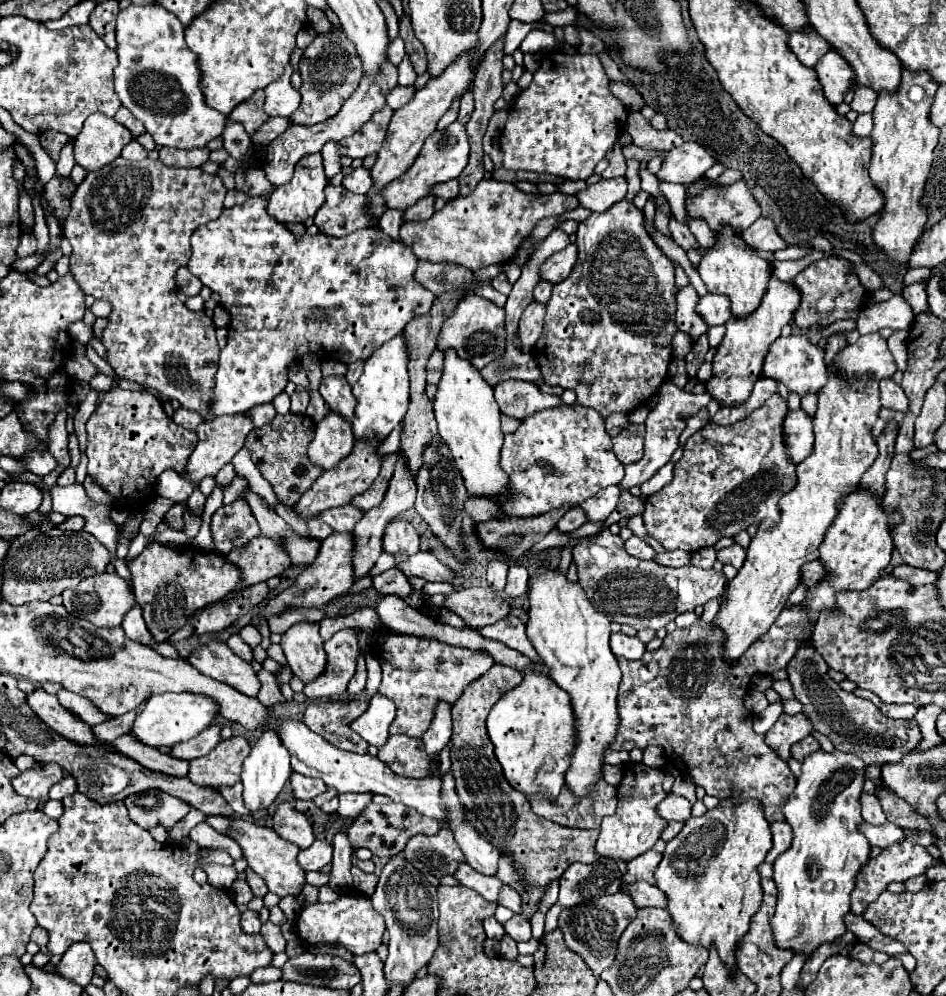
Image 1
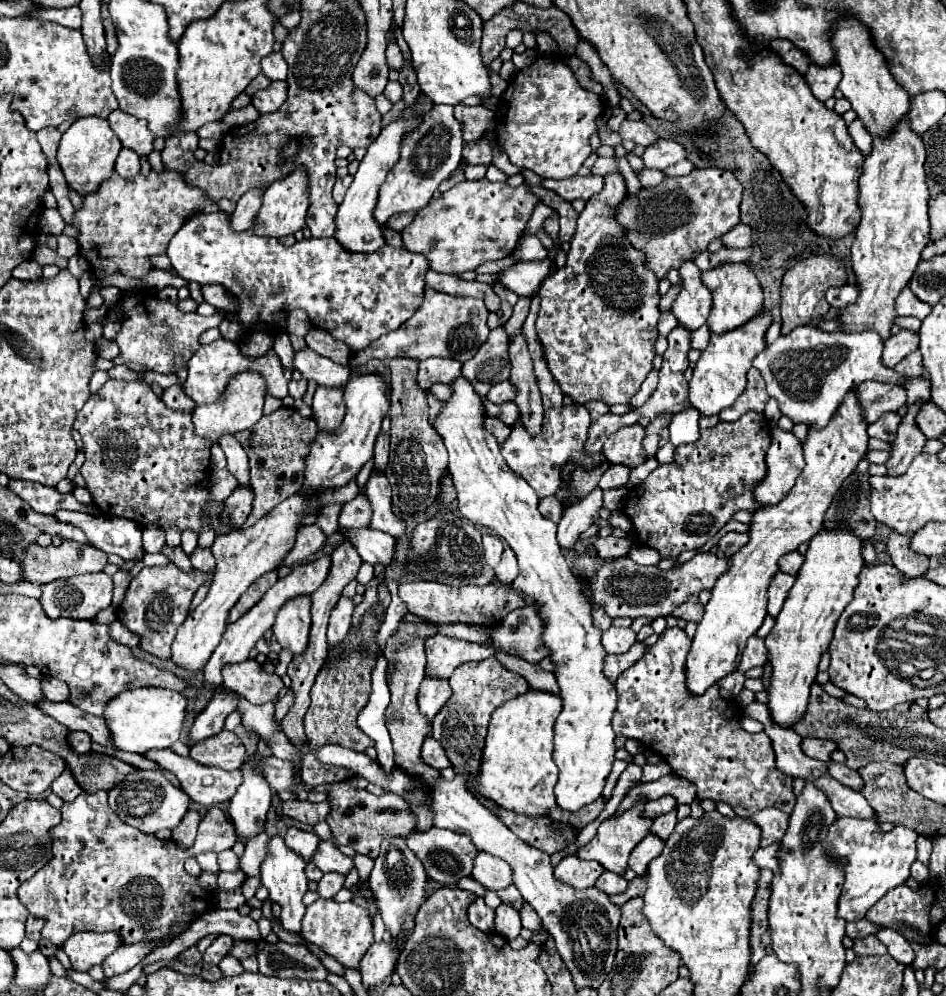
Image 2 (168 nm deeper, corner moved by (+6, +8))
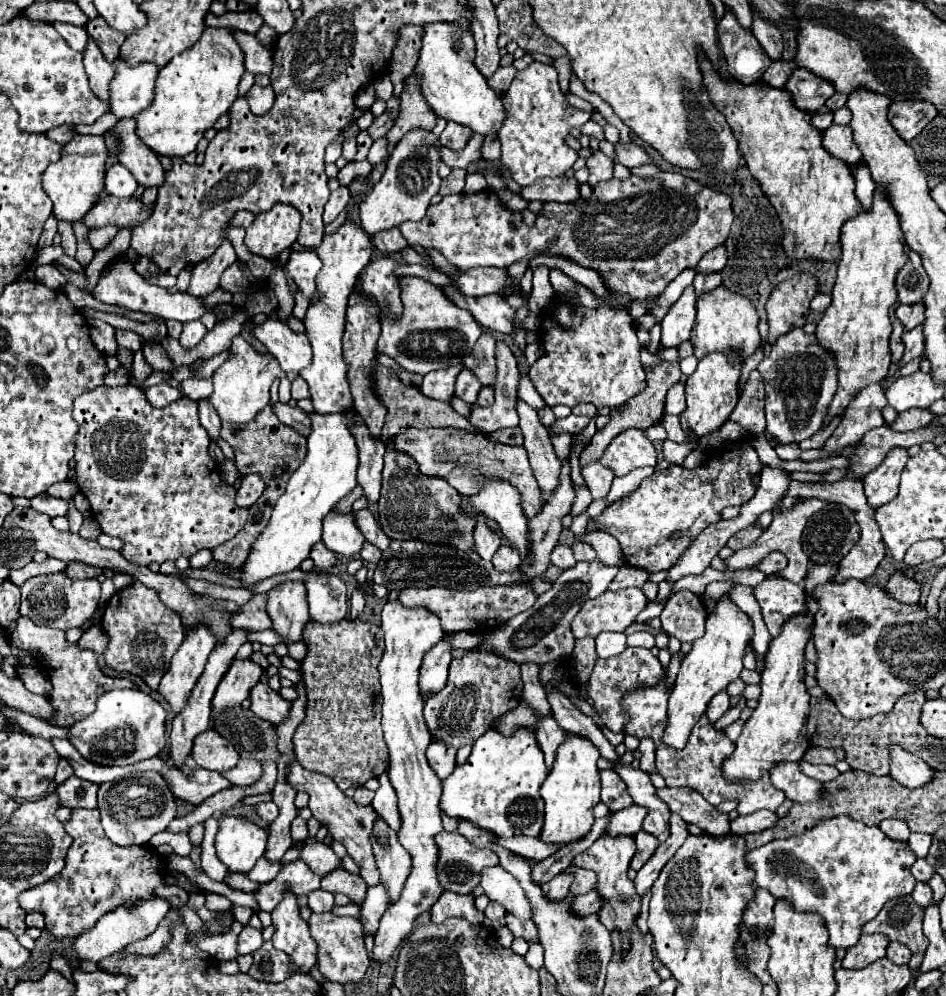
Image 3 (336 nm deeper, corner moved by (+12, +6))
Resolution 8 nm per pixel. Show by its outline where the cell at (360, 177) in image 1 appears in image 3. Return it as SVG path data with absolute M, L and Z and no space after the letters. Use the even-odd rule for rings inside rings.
M339 187L337 191L333 191L331 197L329 197L329 201L327 201L327 205L325 205L323 223L327 225L327 223L335 221L335 217L347 207L347 203L349 203L349 191L347 191L347 187Z

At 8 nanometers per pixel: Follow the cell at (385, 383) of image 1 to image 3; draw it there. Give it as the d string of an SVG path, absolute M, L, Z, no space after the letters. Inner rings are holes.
M311 413L311 421L313 429L307 439L307 457L301 467L293 471L285 495L281 495L275 503L267 527L251 545L251 553L241 567L243 589L251 589L263 579L297 569L309 557L313 545L321 541L321 519L357 485L357 445L349 433L353 419L345 413Z

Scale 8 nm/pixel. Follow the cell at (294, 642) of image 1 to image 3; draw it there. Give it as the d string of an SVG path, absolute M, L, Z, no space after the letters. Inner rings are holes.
M285 581L271 589L267 593L267 613L273 619L275 633L297 643L309 621L305 585L301 581Z

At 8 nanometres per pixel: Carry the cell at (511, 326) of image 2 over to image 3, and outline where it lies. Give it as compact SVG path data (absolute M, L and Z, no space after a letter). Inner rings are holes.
M497 343L495 403L489 407L473 405L471 425L483 431L497 431L497 429L519 425L517 389L519 389L517 361L505 343Z

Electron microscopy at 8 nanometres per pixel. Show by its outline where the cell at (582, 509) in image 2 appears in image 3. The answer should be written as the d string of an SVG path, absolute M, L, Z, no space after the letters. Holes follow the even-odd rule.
M557 545L551 553L551 563L555 567L559 567L561 571L567 571L567 569L573 569L575 567L575 557L571 553L571 547L569 545Z

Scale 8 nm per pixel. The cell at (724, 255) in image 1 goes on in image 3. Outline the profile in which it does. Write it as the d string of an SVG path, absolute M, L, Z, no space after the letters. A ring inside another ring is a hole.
M717 287L711 293L705 293L697 301L697 319L693 327L695 339L695 357L701 359L705 353L721 353L727 355L731 363L745 361L761 347L761 335L757 331L757 311L747 297L739 297L725 287Z

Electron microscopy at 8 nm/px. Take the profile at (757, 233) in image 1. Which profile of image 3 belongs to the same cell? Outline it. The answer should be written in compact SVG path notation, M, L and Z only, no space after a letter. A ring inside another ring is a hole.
M721 245L721 247L713 249L711 253L707 253L707 255L699 261L695 273L717 273L717 271L721 271L721 269L725 267L725 263L727 263L727 251L725 251L725 247Z

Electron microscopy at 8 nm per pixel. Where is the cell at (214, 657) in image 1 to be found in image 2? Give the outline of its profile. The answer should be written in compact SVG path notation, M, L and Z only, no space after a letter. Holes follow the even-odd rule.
M255 659L233 663L221 671L225 687L237 691L251 703L277 701L277 693L283 689L279 675L269 675Z

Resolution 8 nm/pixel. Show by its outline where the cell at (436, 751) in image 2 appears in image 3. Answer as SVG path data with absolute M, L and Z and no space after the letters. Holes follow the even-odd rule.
M433 741L433 743L429 745L429 749L427 749L429 765L431 765L431 769L433 769L441 779L447 777L447 775L455 769L455 765L457 765L455 755L457 755L457 749L451 747L451 745L445 745L445 743L441 743L441 741Z

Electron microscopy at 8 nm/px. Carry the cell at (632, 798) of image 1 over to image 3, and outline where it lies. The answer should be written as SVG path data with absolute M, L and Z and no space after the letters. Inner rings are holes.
M599 837L587 851L579 853L573 859L575 867L581 869L591 869L597 873L597 883L595 883L595 891L601 897L603 905L597 913L599 921L609 929L617 929L619 931L619 939L621 939L621 953L623 957L627 955L627 949L631 949L631 927L635 923L635 917L639 915L639 907L641 907L641 899L635 893L635 885L633 881L627 877L629 871L629 861L635 853L635 841L633 837Z

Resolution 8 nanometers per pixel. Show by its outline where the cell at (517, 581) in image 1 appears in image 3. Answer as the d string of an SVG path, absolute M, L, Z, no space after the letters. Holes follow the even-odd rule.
M501 545L501 549L493 555L493 565L497 571L509 571L515 573L519 569L519 553L511 549L511 545Z

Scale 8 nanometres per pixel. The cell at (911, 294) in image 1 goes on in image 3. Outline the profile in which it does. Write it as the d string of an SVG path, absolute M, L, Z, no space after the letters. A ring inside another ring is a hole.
M915 303L915 305L899 305L895 311L897 319L903 323L905 331L911 331L917 325L923 325L925 321L925 305L923 303Z

